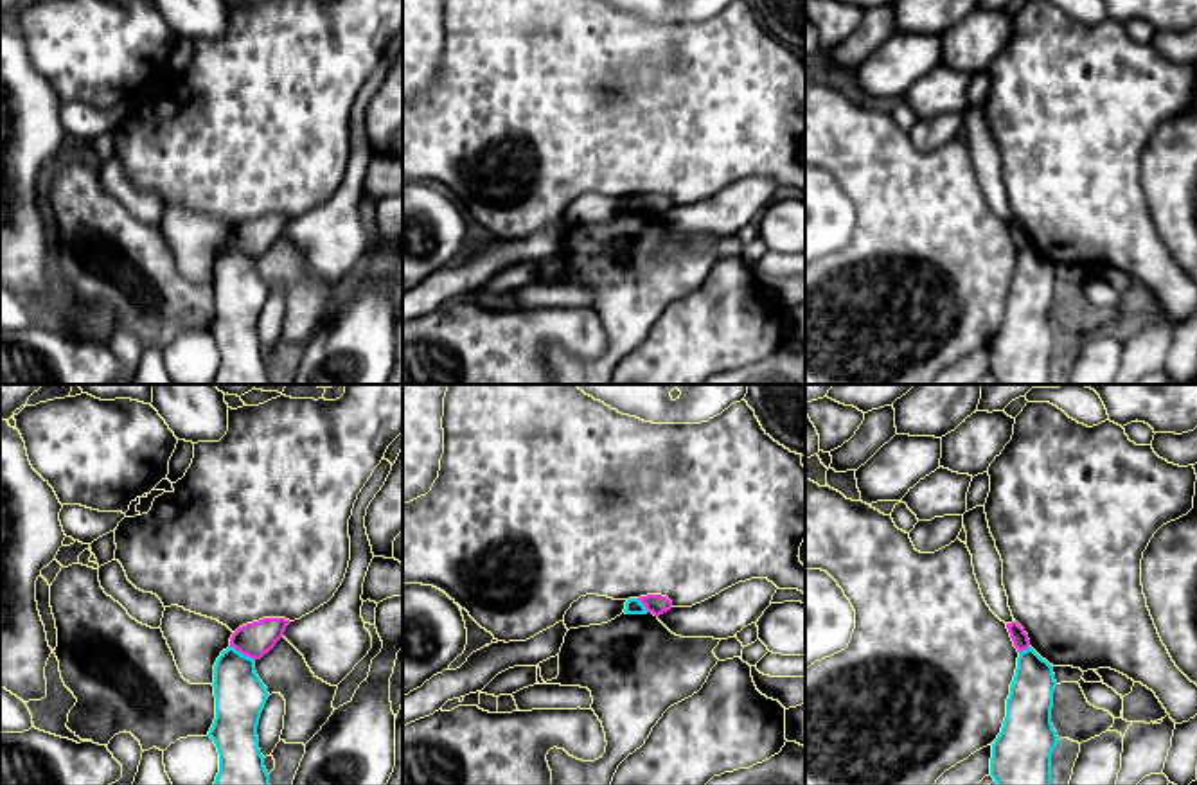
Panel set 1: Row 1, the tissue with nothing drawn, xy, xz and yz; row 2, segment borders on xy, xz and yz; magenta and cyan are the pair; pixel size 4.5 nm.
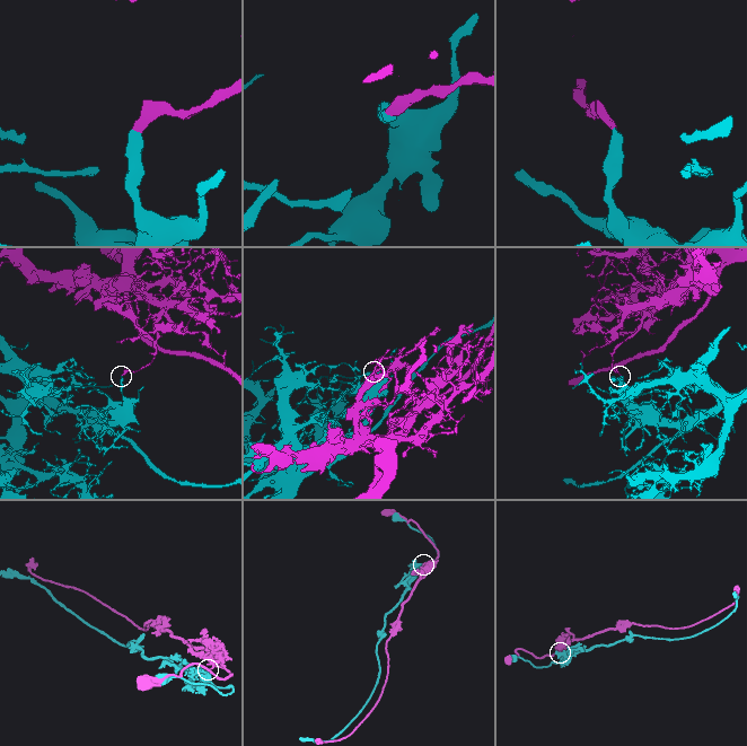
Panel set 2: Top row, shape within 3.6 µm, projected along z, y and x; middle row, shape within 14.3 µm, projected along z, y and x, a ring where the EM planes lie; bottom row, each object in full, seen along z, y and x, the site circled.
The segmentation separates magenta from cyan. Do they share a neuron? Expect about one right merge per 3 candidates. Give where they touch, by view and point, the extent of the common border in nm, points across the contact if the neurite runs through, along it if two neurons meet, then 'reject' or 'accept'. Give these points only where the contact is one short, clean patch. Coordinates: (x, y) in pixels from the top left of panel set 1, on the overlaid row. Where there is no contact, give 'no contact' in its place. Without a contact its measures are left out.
contact xy (243, 652); length 130 nm; border xy (230, 645), (254, 660); reject

